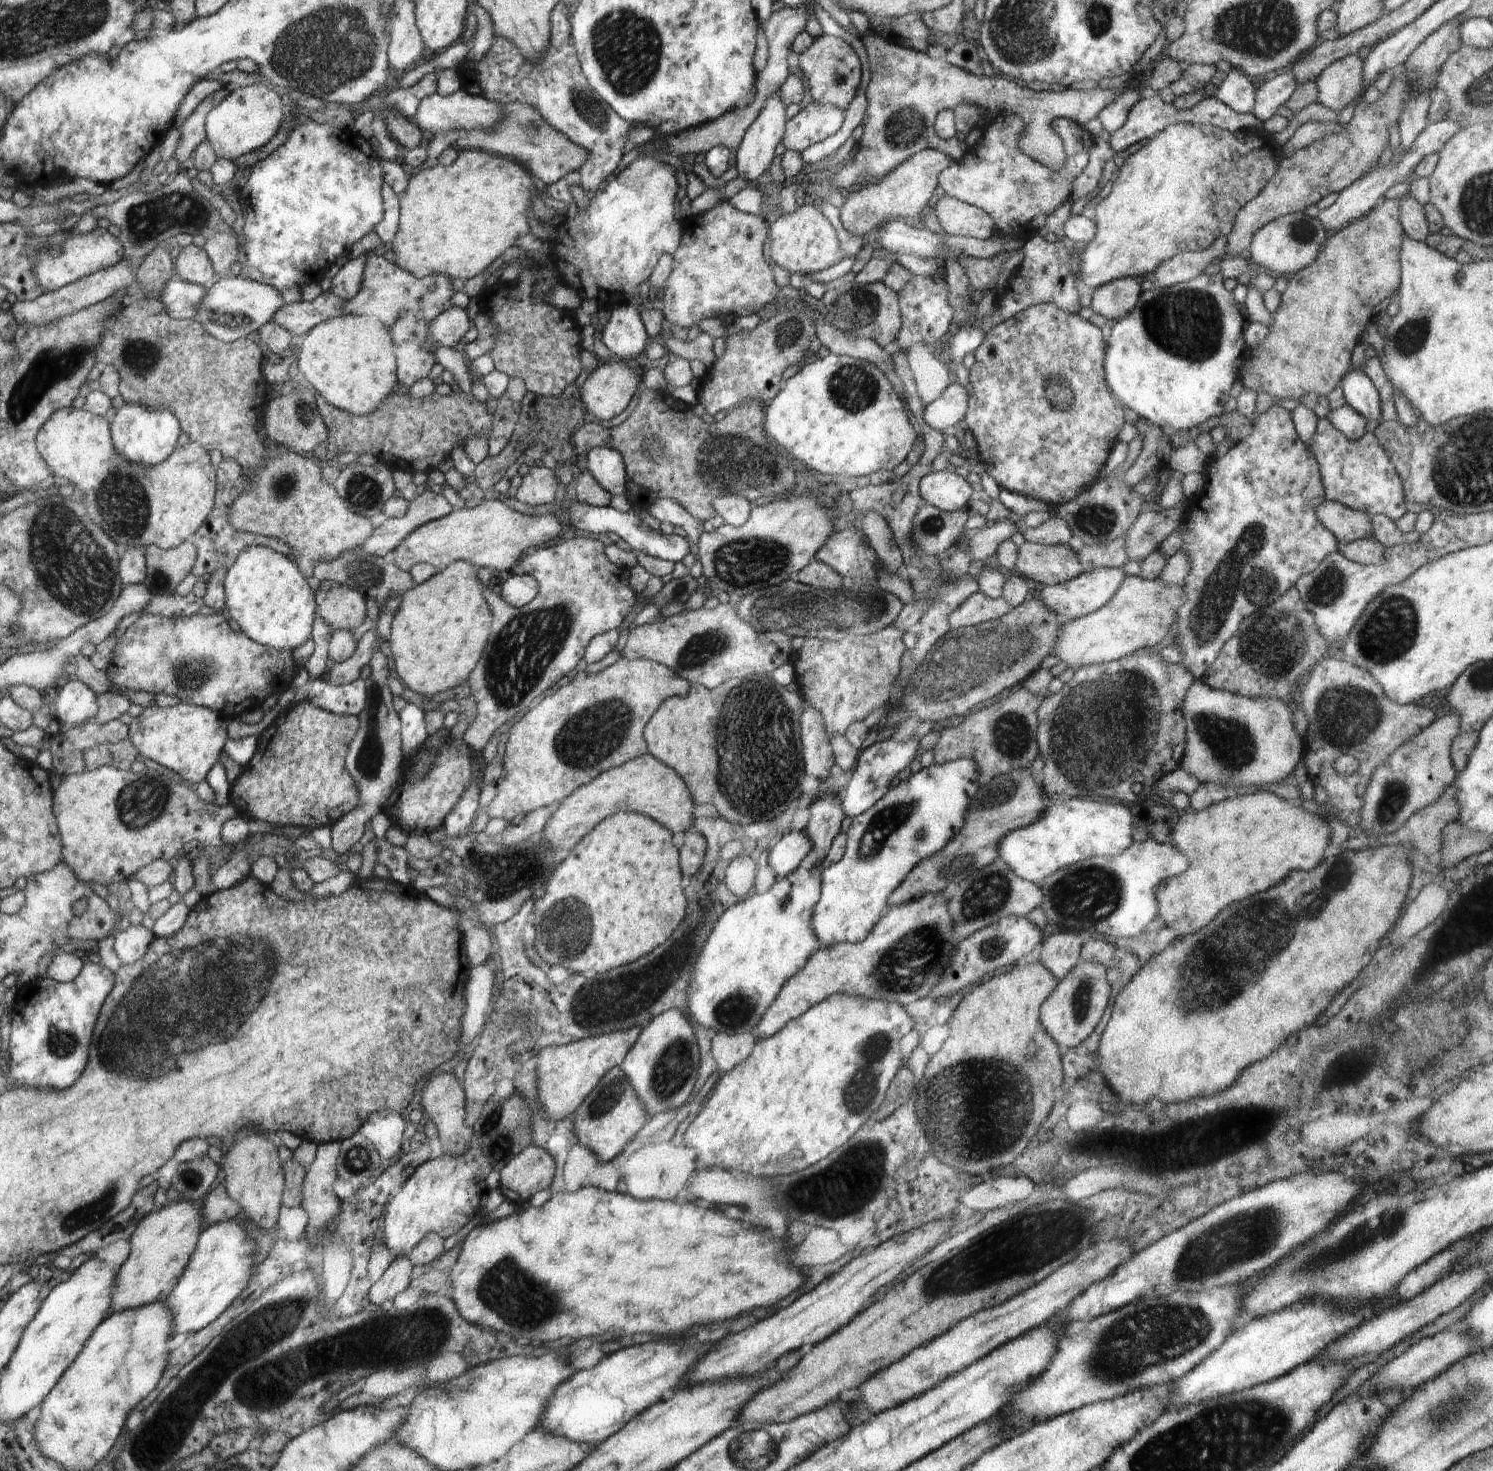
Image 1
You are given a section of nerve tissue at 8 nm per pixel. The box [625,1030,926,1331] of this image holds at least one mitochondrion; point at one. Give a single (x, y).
(848, 1185)

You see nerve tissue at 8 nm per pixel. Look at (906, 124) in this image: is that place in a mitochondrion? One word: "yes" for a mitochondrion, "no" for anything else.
yes

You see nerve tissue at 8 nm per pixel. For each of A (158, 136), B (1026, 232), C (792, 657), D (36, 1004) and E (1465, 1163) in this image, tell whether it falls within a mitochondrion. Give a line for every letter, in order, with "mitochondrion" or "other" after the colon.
A: other
B: other
C: other
D: other
E: other

